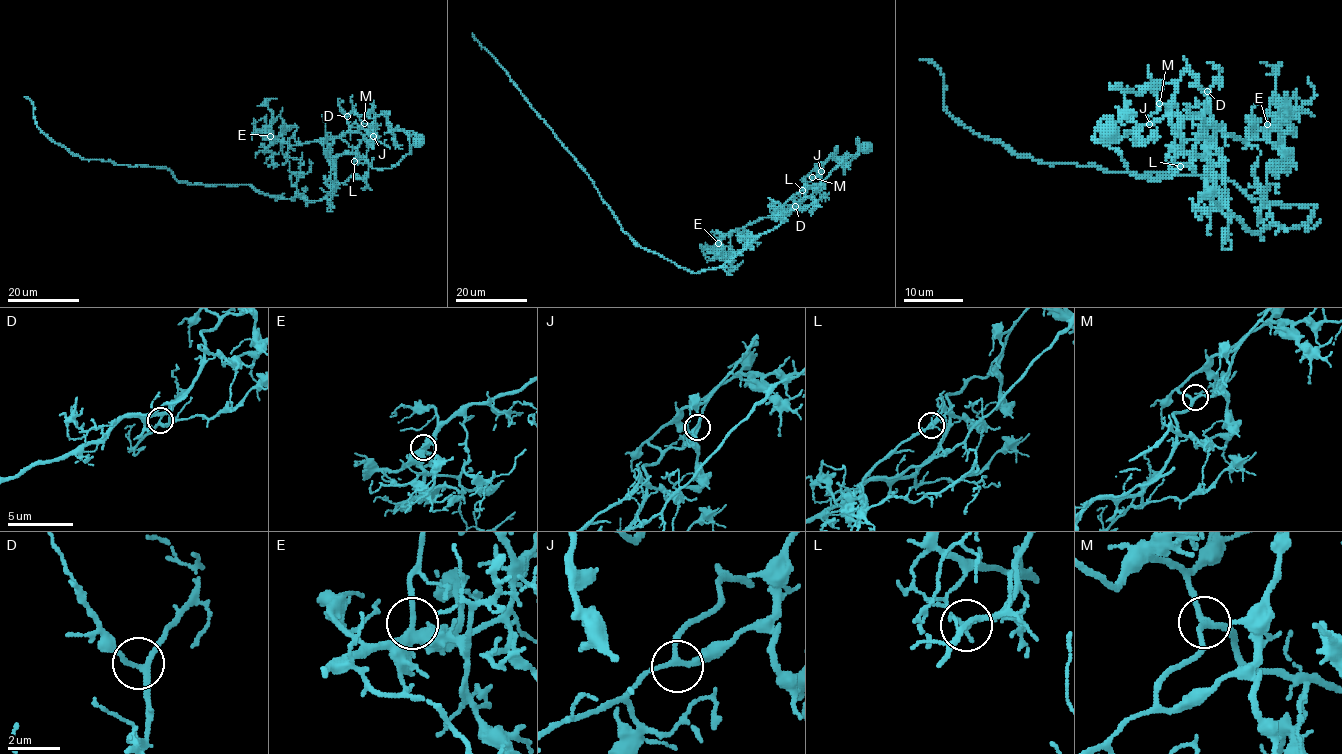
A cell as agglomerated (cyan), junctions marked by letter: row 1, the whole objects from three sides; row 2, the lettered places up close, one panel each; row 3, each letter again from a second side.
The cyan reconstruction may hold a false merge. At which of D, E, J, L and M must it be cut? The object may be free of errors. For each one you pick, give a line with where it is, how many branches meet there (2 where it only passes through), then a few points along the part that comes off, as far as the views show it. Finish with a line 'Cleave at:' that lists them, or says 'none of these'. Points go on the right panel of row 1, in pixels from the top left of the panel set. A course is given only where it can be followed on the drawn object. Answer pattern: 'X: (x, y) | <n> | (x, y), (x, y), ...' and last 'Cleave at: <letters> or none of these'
L: (1180, 166) | 2 | (1180, 165), (1207, 161), (1252, 232), (1316, 205), (1020, 156), (946, 109), (919, 59)
Cleave at: L

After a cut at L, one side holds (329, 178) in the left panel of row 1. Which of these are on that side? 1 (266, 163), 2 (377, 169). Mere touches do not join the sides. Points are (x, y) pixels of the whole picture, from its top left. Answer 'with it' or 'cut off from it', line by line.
1: cut off from it
2: cut off from it

